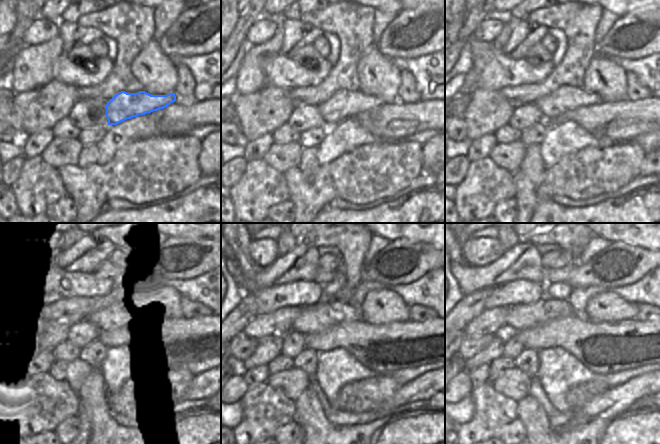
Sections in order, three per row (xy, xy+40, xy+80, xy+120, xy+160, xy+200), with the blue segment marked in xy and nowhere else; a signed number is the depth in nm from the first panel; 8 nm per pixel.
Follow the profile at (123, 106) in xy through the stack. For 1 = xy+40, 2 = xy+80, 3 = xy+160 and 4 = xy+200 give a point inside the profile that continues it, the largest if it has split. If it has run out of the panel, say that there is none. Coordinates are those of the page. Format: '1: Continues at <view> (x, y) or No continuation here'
1: Continues at xy+40 (344, 104)
2: Continues at xy+80 (566, 98)
3: Continues at xy+160 (317, 318)
4: Continues at xy+200 (520, 317)

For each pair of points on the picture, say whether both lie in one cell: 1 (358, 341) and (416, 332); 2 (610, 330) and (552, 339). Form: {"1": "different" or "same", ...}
{"1": "same", "2": "same"}

